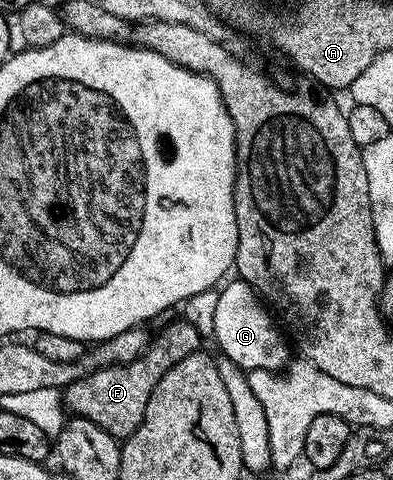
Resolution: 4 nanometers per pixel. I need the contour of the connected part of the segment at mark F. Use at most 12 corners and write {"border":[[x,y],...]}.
{"border":[[172,321],[130,364],[64,386],[69,414],[126,439],[158,379],[201,349],[198,326]]}

